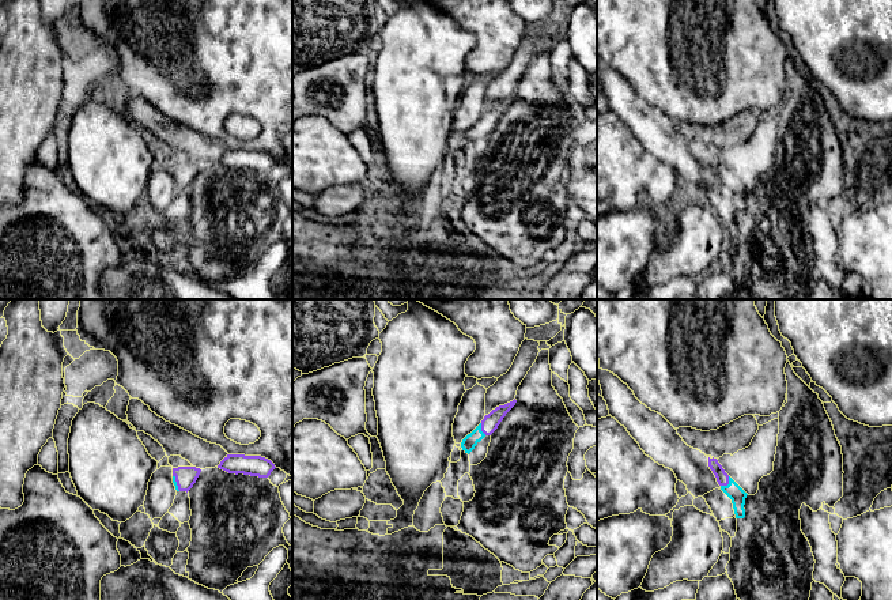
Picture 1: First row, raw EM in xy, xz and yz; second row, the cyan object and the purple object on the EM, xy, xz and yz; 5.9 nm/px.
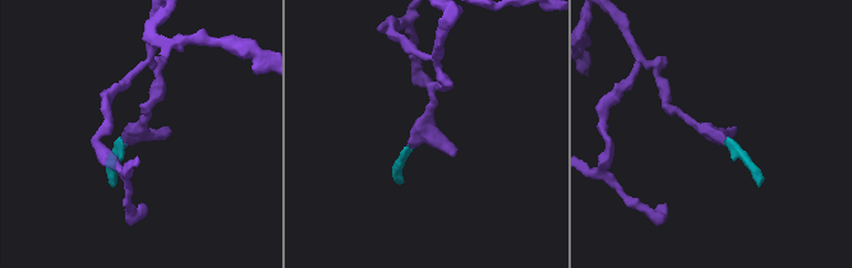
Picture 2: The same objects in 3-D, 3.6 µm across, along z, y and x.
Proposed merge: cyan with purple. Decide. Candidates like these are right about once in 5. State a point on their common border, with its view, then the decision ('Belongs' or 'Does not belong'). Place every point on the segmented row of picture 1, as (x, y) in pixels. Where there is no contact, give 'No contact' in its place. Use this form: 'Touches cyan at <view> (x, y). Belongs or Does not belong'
Touches cyan at yz (729, 483). Belongs

